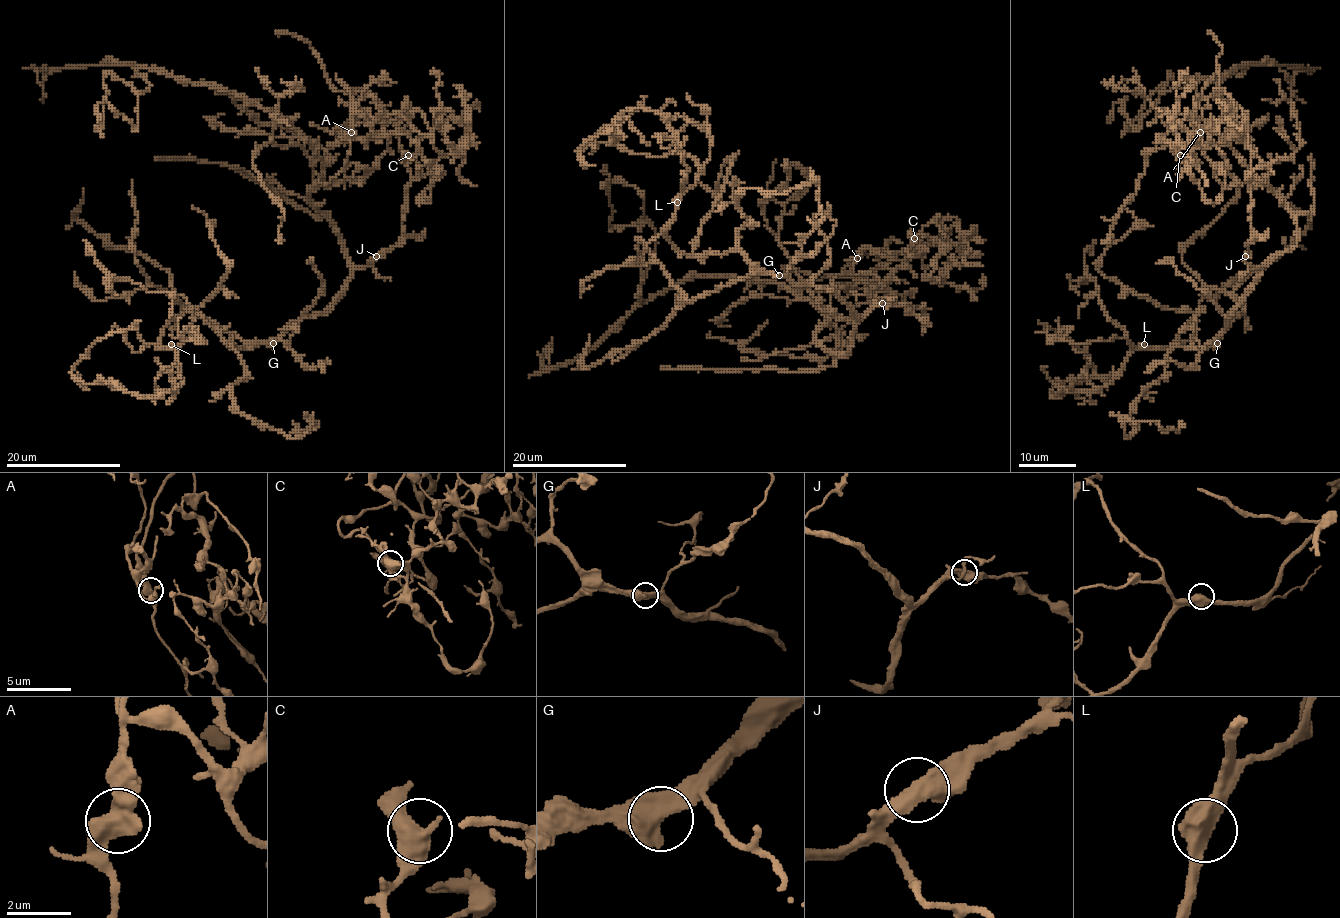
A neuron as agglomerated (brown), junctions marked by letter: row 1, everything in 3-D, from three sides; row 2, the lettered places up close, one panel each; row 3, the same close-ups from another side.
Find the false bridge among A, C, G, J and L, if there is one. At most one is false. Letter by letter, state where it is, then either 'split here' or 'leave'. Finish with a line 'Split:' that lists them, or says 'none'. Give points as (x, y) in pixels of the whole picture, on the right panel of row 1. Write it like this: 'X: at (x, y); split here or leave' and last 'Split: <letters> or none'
A: at (1200, 132); leave
C: at (1180, 155); leave
G: at (1217, 343); leave
J: at (1245, 256); leave
L: at (1144, 344); leave
Split: none

